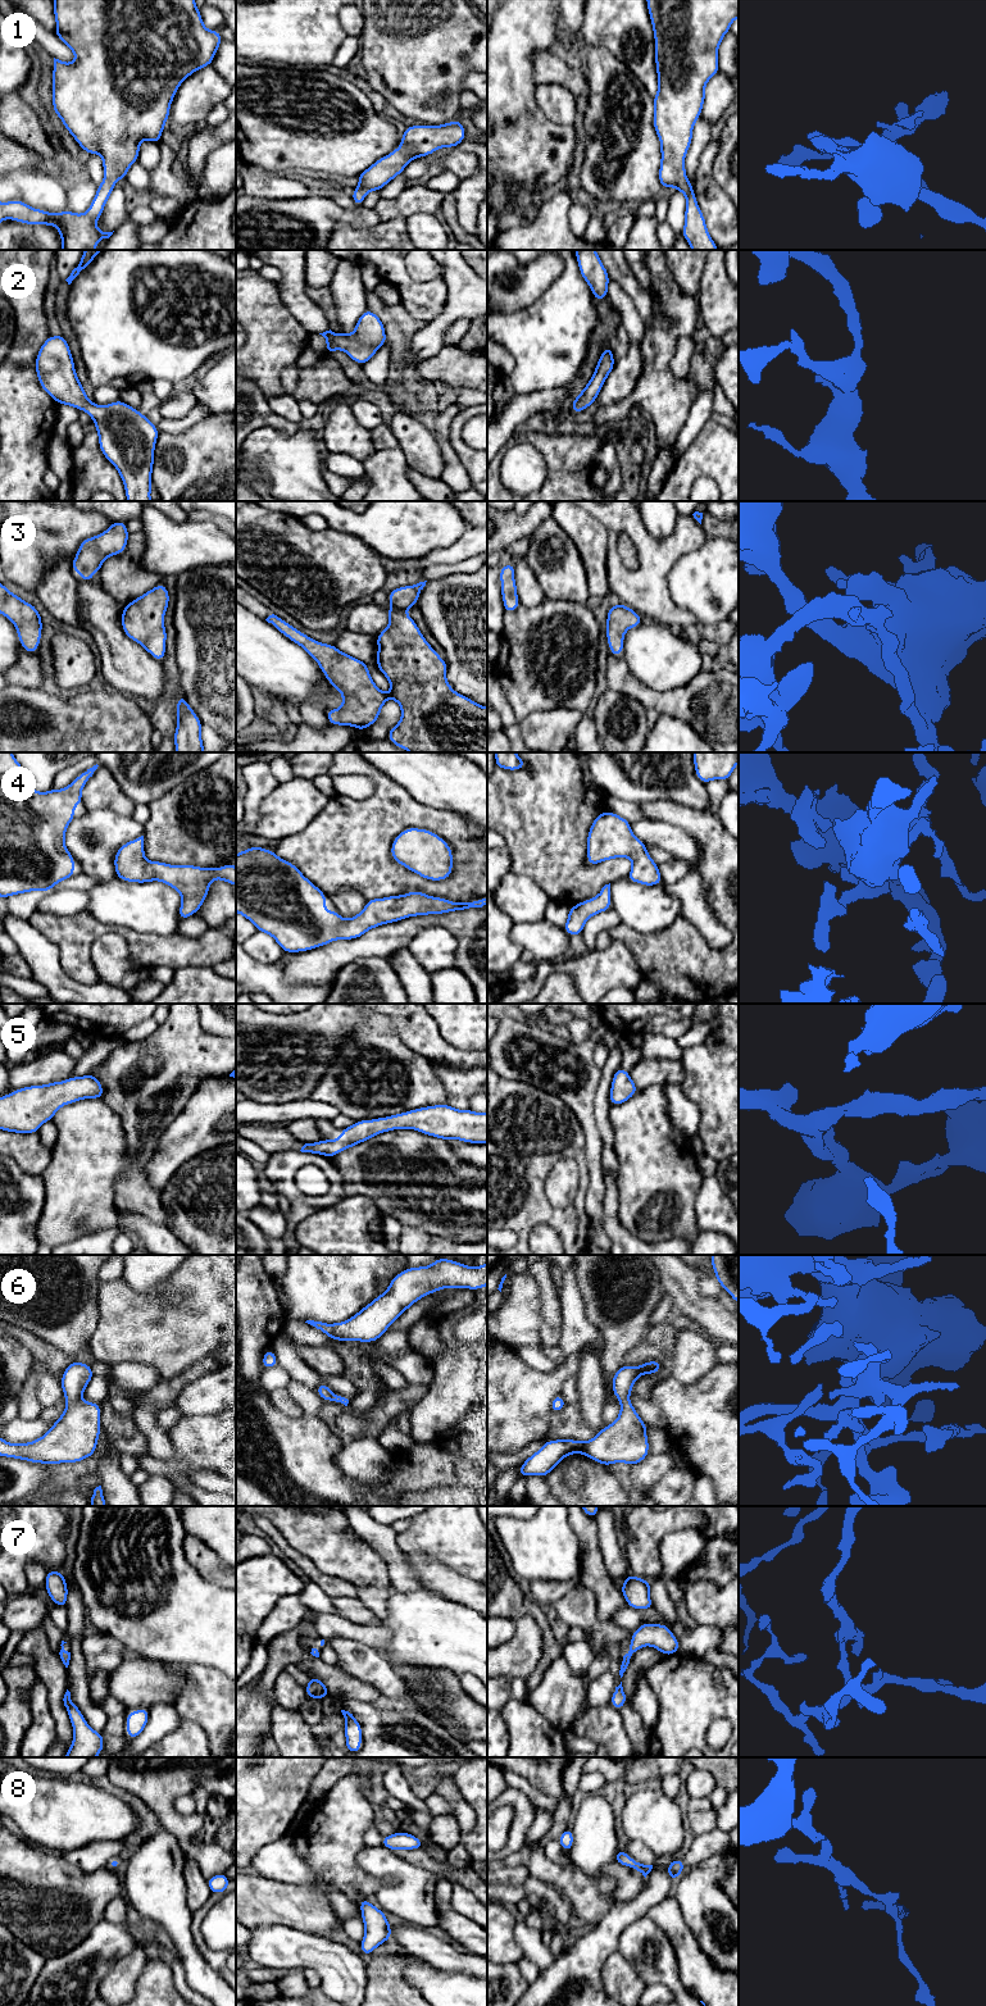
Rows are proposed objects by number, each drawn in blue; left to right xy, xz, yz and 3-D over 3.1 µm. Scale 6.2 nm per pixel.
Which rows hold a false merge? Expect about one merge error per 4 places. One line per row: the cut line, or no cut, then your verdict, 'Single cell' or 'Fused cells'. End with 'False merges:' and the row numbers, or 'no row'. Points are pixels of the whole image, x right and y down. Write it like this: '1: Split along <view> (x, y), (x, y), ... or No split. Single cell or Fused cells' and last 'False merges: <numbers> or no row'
1: No split. Single cell
2: No split. Single cell
3: No split. Single cell
4: No split. Single cell
5: No split. Single cell
6: No split. Single cell
7: No split. Single cell
8: No split. Single cell
False merges: no row

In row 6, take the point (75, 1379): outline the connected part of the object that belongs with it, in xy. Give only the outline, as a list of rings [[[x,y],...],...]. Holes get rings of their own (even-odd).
[[[71,1363],[60,1380],[65,1397],[60,1418],[32,1442],[9,1443],[0,1437],[0,1456],[38,1464],[78,1463],[92,1456],[101,1432],[101,1407],[81,1398],[92,1377],[90,1365]]]

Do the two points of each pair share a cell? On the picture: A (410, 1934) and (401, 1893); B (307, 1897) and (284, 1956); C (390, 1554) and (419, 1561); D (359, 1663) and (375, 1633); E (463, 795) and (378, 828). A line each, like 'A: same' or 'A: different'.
A: different
B: different
C: different
D: different
E: different

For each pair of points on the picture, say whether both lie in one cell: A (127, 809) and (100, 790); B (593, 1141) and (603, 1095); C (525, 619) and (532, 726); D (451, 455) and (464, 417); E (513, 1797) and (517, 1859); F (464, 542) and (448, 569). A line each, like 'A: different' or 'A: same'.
A: same
B: different
C: different
D: different
E: different
F: different

